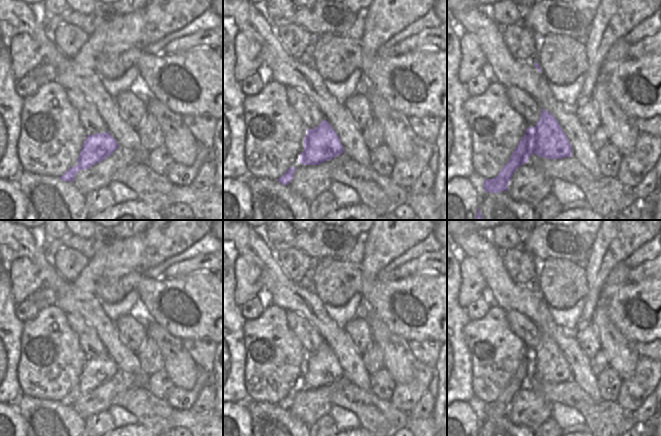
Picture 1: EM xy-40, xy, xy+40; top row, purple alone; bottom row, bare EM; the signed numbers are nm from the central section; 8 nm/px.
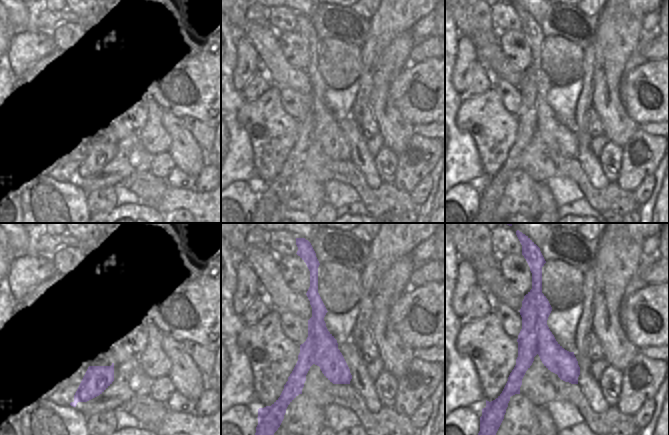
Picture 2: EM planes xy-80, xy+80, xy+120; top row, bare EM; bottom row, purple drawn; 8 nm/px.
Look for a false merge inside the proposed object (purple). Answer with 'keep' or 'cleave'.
cleave

